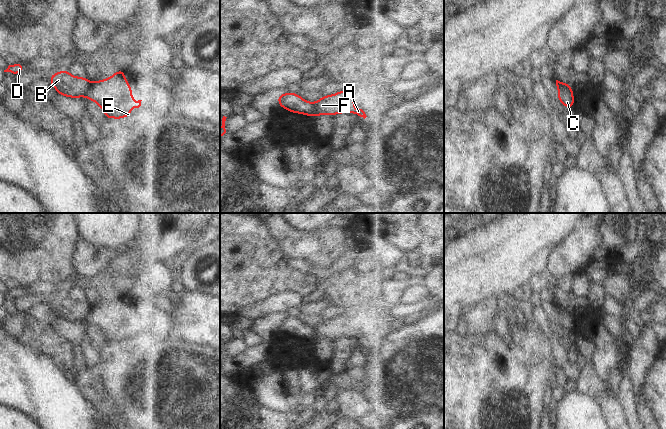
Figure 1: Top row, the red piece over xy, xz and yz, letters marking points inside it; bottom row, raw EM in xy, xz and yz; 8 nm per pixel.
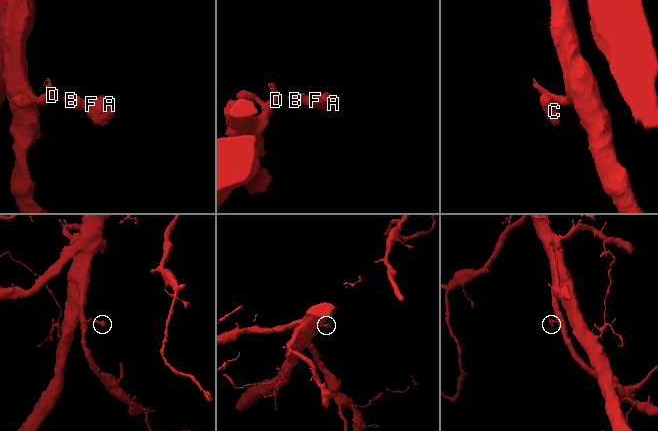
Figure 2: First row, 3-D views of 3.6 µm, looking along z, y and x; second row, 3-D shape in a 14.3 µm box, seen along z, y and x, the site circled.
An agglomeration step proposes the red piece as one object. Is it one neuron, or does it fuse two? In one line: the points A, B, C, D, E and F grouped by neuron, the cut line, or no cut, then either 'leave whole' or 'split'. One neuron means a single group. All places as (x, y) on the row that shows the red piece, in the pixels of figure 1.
A C E F / B D | xz (312, 103), (313, 116) | split

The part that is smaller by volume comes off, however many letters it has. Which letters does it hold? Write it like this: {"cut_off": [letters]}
{"cut_off": ["A", "C", "E", "F"]}

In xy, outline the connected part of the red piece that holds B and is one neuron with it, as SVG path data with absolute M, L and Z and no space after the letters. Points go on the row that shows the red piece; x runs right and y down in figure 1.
M66 69L52 74L49 80L59 95L71 98L83 97L91 87L91 82L86 77L73 76Z

